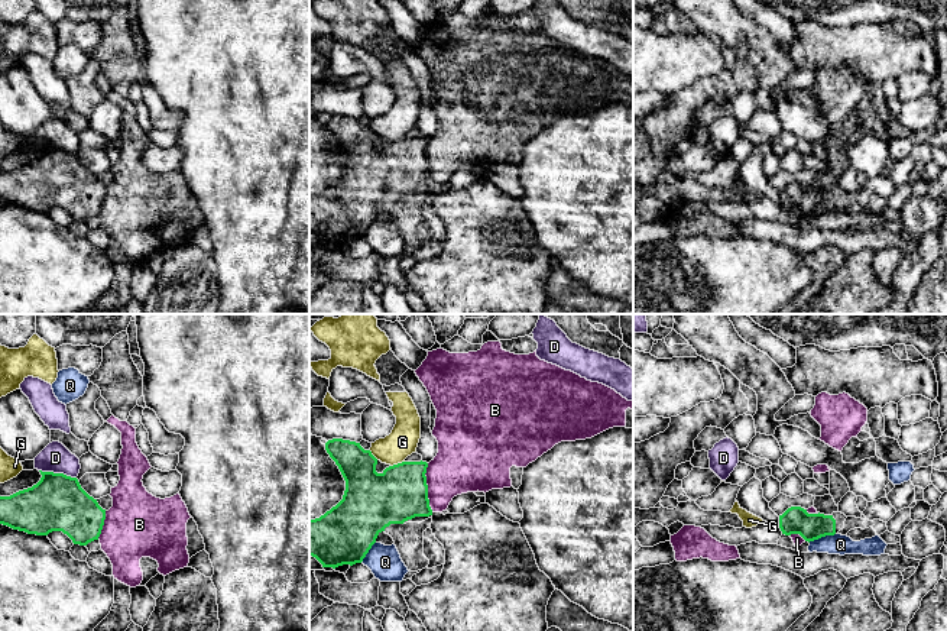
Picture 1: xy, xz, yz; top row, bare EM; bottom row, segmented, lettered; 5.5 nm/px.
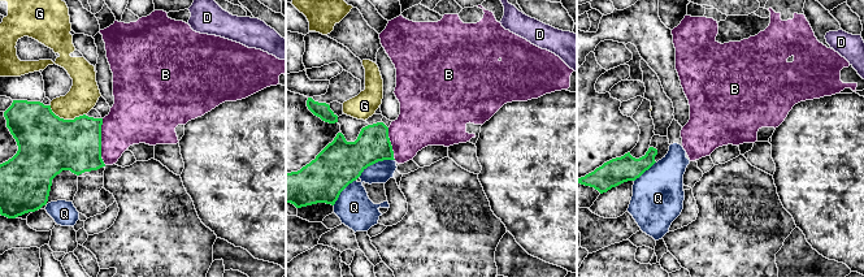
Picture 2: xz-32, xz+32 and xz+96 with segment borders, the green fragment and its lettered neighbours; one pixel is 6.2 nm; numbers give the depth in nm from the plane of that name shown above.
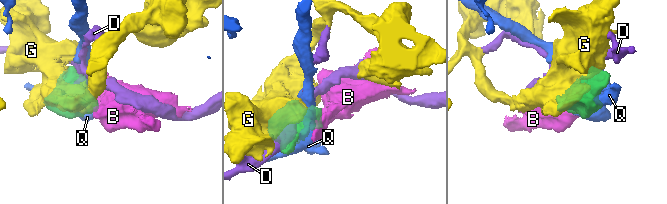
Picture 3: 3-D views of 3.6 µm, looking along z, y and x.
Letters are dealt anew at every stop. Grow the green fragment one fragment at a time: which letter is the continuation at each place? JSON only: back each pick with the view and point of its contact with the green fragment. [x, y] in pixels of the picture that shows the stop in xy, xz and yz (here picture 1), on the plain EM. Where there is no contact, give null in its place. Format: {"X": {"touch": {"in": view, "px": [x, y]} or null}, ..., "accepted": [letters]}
{"accepted": []}

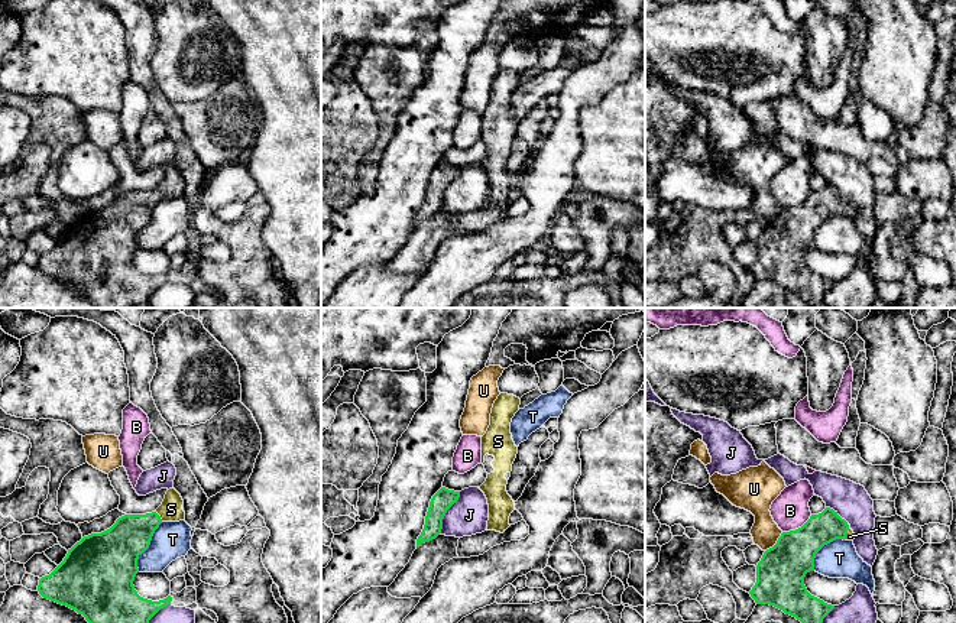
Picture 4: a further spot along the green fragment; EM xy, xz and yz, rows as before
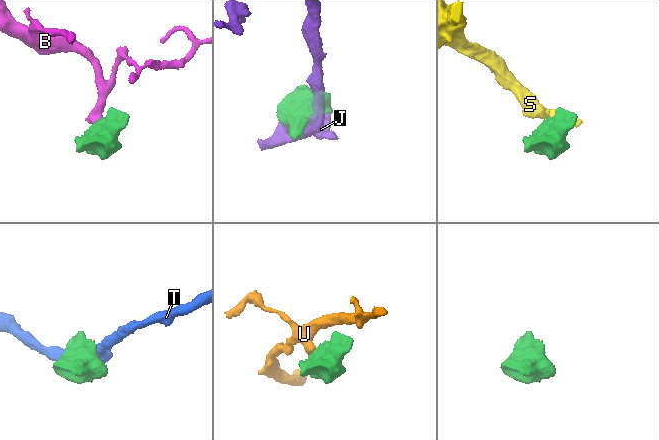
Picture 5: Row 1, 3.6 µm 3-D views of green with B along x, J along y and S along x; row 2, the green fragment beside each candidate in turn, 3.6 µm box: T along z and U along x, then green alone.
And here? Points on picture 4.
{"S": {"touch": {"in": "xy", "px": [159, 192]}}, "accepted": ["S"]}

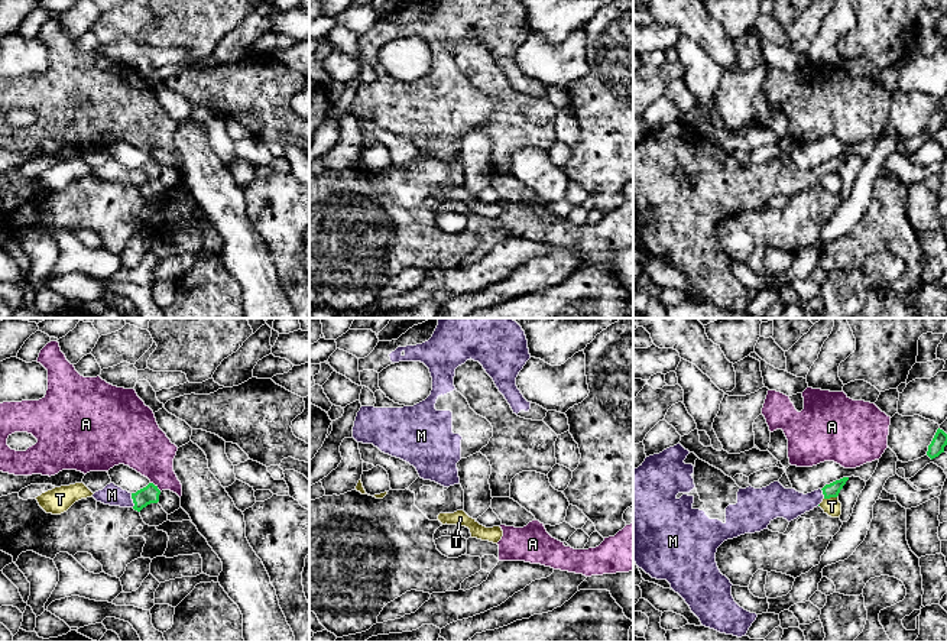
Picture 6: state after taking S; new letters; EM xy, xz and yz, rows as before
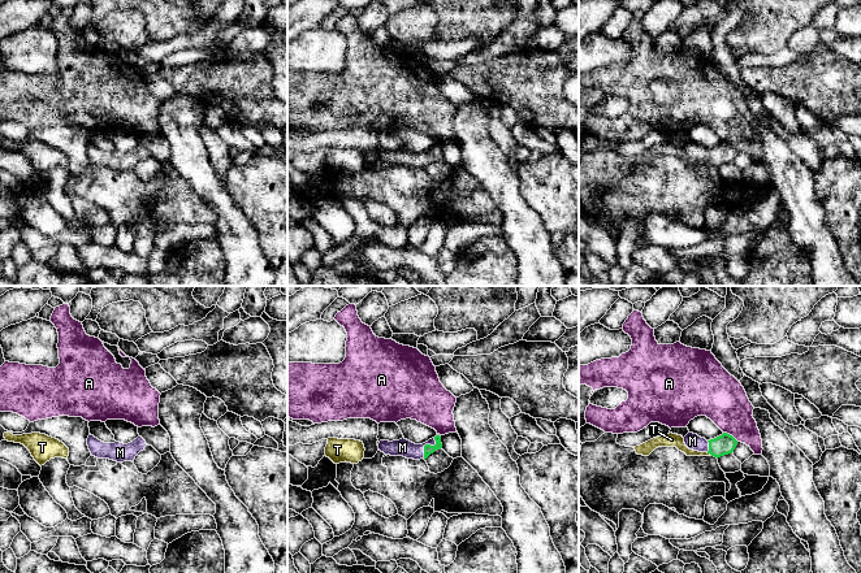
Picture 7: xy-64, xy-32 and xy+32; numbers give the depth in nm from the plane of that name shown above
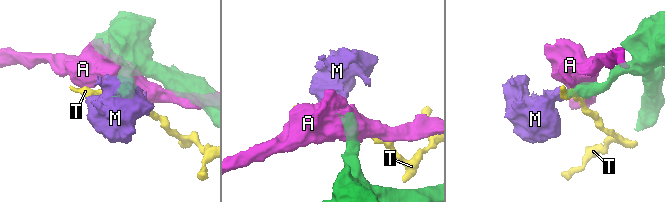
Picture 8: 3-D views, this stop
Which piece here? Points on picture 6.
{"M": {"touch": {"in": "xy", "px": [133, 177]}}, "accepted": ["M"]}

